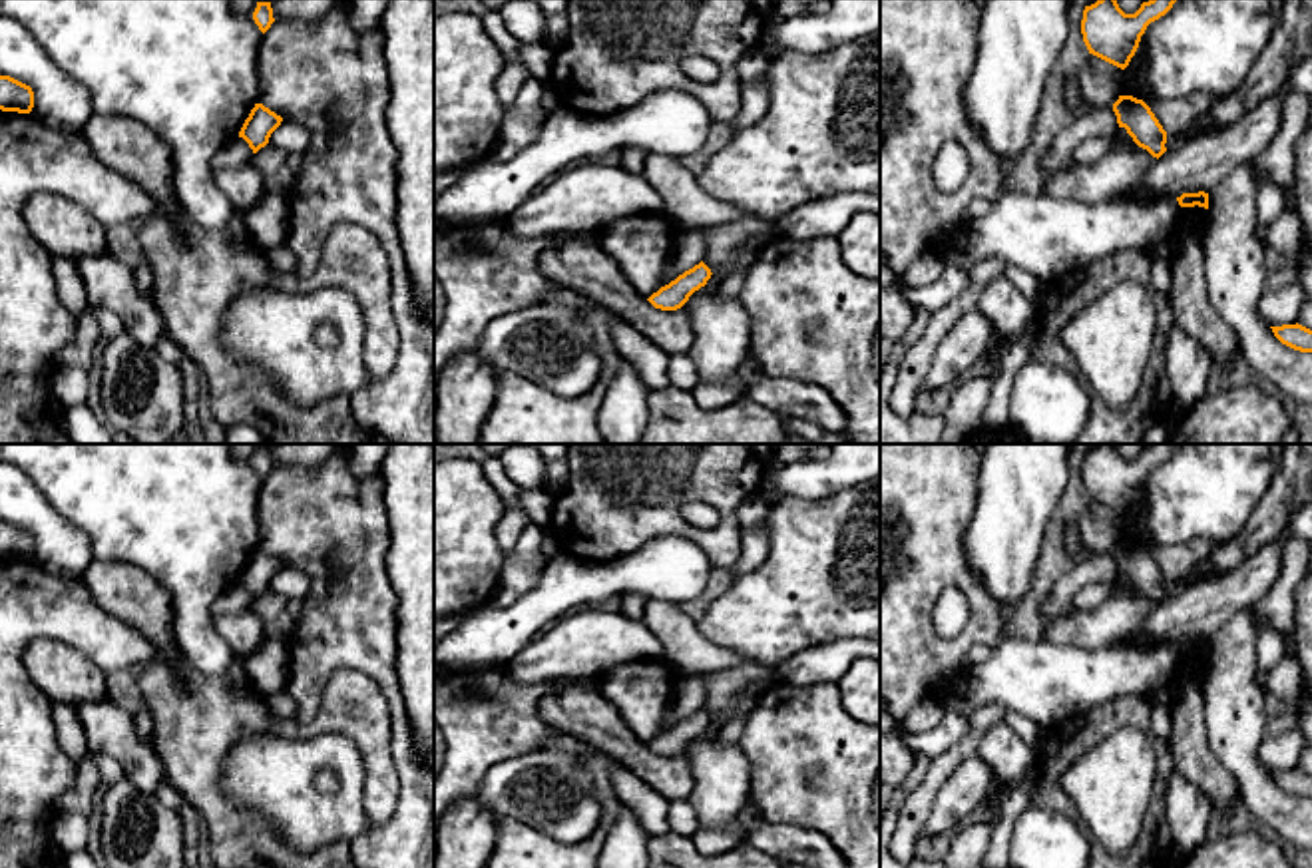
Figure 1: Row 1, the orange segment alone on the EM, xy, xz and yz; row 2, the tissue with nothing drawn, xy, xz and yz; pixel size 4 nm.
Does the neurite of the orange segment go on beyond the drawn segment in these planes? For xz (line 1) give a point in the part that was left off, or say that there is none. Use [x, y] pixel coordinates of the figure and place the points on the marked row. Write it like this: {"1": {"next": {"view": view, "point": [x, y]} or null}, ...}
{"1": {"next": null}}

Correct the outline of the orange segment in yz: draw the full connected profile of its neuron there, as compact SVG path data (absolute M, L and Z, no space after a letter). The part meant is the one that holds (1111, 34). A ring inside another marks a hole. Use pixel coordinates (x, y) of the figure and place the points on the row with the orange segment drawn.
M1097 0L1085 6L1081 34L1089 54L1125 70L1147 26L1165 16L1175 2L1149 0L1135 14L1125 14L1117 0Z

